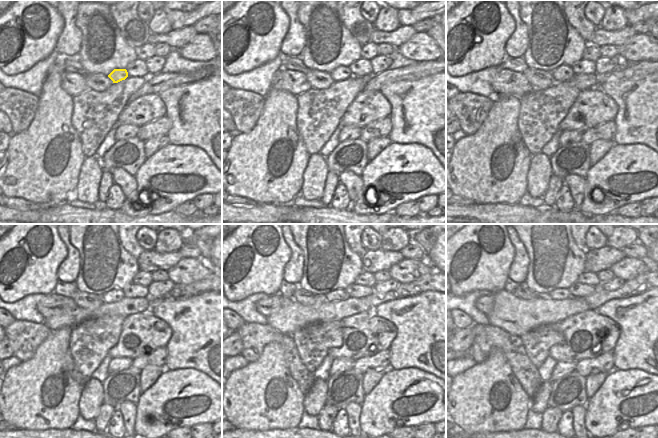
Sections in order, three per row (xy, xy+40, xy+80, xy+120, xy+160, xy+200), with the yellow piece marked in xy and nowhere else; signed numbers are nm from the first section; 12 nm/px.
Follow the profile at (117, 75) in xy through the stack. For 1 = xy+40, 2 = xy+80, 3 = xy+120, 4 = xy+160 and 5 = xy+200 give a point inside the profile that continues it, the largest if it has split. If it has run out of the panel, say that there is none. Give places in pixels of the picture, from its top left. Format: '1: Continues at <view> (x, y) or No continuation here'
1: Continues at xy+40 (341, 73)
2: Continues at xy+80 (564, 72)
3: Continues at xy+120 (115, 295)
4: Continues at xy+160 (340, 294)
5: Continues at xy+200 (559, 294).

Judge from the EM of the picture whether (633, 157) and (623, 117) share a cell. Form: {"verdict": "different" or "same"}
{"verdict": "different"}

